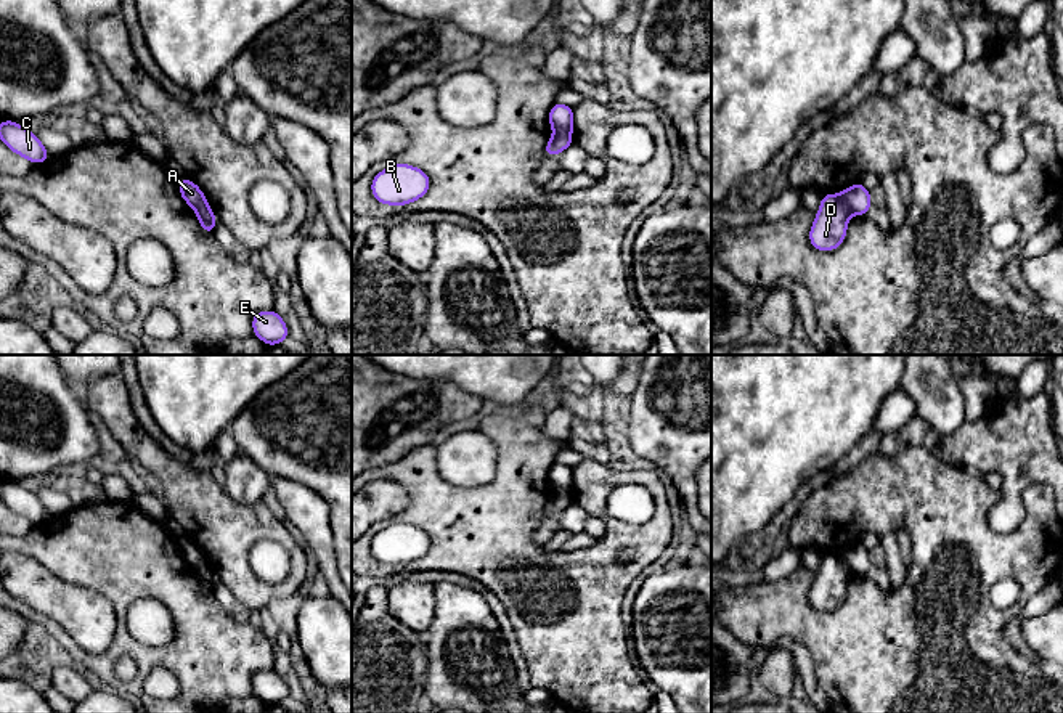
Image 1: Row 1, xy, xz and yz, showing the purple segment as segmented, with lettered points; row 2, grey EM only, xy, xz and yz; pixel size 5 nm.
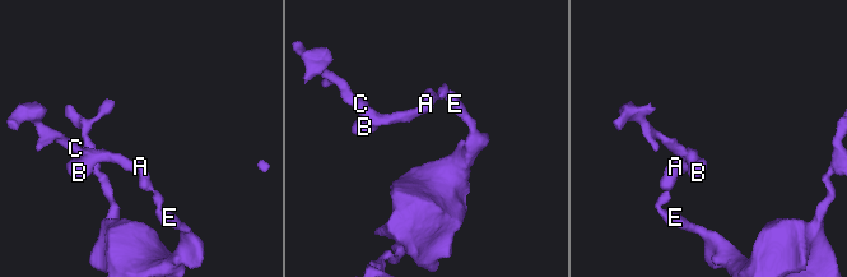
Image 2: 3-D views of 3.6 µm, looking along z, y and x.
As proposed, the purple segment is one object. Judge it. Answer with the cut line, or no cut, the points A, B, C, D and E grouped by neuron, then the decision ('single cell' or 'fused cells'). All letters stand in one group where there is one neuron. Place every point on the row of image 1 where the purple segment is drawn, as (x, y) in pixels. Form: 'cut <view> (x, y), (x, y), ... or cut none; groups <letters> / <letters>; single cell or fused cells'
cut yz (838, 196), (851, 212); groups A B C / D E; fused cells

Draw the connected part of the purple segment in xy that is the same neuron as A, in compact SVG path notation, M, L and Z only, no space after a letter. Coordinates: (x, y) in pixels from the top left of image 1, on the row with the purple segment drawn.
M189 178L178 180L180 194L194 210L209 209L204 193Z

